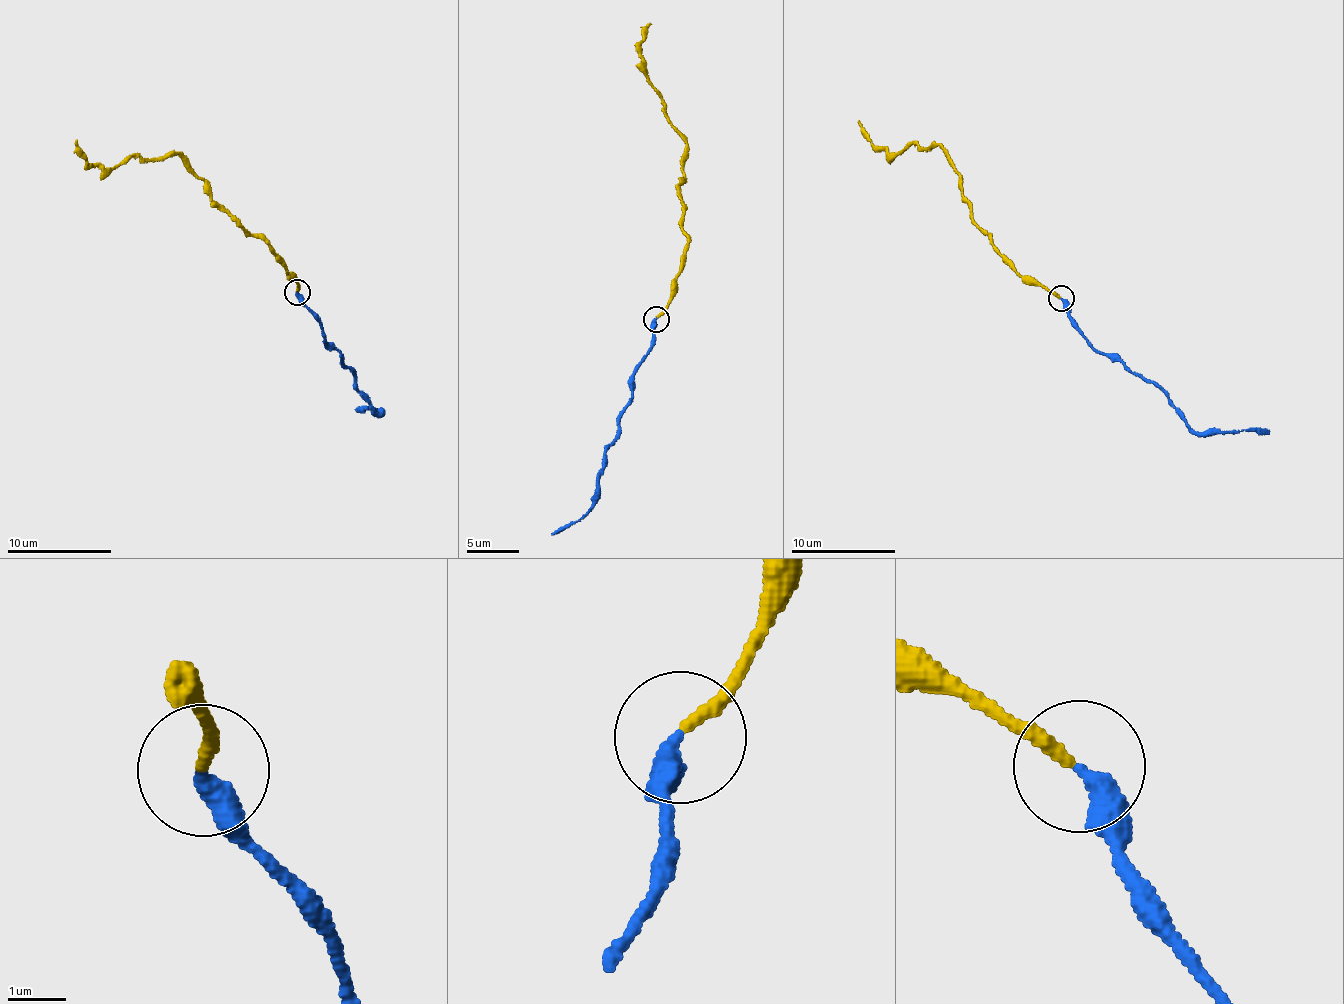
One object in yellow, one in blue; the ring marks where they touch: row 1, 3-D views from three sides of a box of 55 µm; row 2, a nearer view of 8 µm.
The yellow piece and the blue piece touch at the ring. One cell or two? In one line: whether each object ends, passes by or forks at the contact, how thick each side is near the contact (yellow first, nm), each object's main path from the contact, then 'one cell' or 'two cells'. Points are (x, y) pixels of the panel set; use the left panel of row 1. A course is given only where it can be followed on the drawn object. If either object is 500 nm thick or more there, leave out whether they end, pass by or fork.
yellow ends; blue ends; calibres 240 and 380 nm; course yellow (297, 293), (273, 250), (211, 199), (210, 187), (177, 154), (133, 155), (104, 170), (88, 163), (76, 140); course blue (298, 293), (300, 303), (318, 321), (325, 343), (335, 344), (377, 415), (383, 414), (374, 407), (355, 408); one cell

